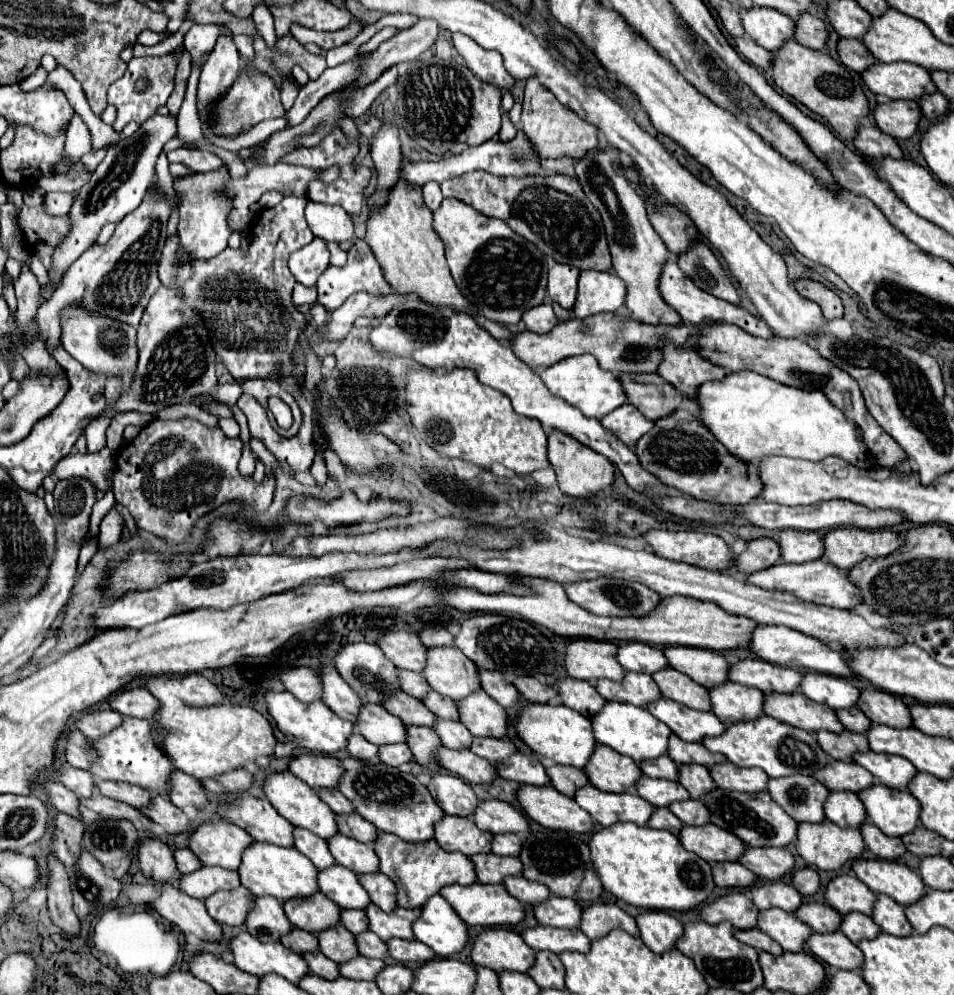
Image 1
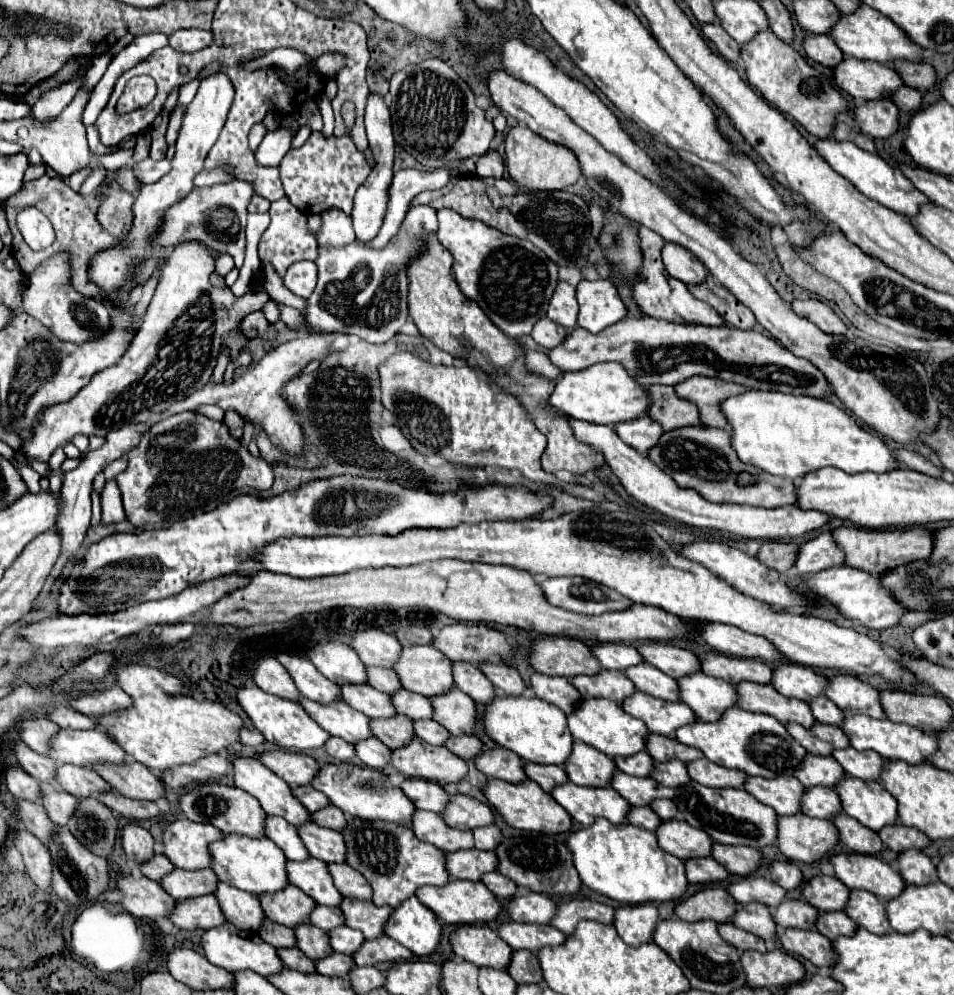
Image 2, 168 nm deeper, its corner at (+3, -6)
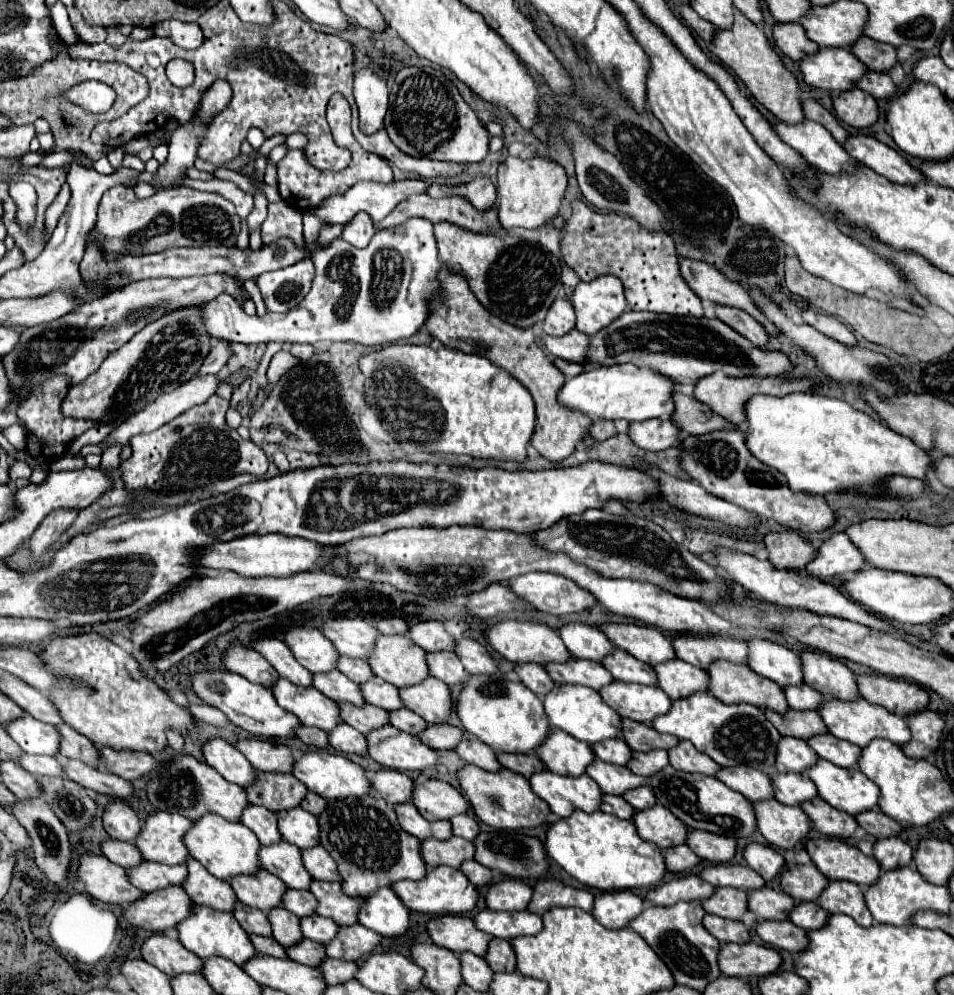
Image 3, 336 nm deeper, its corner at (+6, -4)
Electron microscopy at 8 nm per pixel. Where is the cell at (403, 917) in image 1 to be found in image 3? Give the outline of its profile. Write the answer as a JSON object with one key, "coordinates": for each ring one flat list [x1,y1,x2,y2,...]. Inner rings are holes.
{"coordinates":[[313,880,309,886,311,894,317,898,315,914,335,920,339,926,355,924,355,912,359,912,359,898,343,896,343,890,337,882]]}

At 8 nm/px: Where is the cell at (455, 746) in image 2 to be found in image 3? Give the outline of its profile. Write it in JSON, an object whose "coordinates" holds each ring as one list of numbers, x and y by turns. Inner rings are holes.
{"coordinates":[[447,722,427,724,427,728,423,732,419,732,419,740,433,750,455,748,455,744,459,744,461,738,463,738,463,730,459,730,455,726,449,726]]}

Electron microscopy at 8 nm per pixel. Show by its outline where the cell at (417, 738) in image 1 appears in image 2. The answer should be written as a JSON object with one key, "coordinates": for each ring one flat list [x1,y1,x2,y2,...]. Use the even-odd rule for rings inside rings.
{"coordinates":[[398,714,398,718,372,720,372,730,374,736,392,750,406,746,414,738,414,722,402,714]]}

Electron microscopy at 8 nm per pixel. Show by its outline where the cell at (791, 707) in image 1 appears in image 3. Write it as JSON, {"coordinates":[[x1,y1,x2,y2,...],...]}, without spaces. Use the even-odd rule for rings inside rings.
{"coordinates":[[715,660,707,668,709,692,725,702,747,702,757,708,771,708,775,712,787,712,787,700,783,690,765,676,751,672,747,666,739,666,727,660]]}

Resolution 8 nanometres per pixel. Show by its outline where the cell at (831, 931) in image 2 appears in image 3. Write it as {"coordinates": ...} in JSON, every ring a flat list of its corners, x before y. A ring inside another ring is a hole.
{"coordinates":[[799,902,795,908,789,912,789,922,803,930,817,930,821,928,829,918,829,912,823,912,817,902]]}

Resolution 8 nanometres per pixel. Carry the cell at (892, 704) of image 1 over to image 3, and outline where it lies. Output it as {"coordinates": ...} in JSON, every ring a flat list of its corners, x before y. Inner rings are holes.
{"coordinates":[[805,650,799,654,799,658,803,664,803,682,807,682,817,692,821,692,825,700,859,698,855,674,845,664,815,650]]}

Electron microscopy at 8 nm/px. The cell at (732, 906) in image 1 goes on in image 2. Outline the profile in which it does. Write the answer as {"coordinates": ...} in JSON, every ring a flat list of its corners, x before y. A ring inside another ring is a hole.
{"coordinates":[[706,888,698,894,676,904,676,914,684,922,714,920,718,924,732,922,740,904,734,902,732,894,722,888]]}

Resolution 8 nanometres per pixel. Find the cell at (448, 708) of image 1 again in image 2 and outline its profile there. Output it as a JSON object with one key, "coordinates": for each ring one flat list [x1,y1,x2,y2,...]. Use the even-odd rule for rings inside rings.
{"coordinates":[[400,690,398,694,392,696,392,702,400,714,404,714,412,720,424,720,424,718,434,716,434,708,430,704,430,698,426,698,422,694,414,694,410,690]]}

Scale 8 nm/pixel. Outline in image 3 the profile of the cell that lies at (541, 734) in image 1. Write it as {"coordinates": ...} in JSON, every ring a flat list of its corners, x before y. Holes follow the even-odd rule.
{"coordinates":[[467,674,467,682,455,700,455,712,463,728,495,752,533,752,543,744,549,730,543,702,527,686,521,682,491,678,489,674]]}

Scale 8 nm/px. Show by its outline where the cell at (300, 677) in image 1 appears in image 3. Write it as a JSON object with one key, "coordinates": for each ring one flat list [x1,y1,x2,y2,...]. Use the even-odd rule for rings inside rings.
{"coordinates":[[233,644,225,648,221,660,227,670,241,674,255,684,263,684,269,688,275,680,279,680,279,674,271,668,271,664,267,664,267,660,263,660,263,656,259,656,259,652,255,652,253,648]]}

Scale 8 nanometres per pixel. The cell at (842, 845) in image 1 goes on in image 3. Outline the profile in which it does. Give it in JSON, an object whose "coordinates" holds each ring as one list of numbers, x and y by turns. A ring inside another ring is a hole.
{"coordinates":[[771,798,753,802,753,808,757,818,757,830,771,846,789,850,797,842,805,840,811,828,811,822,799,806,787,806]]}

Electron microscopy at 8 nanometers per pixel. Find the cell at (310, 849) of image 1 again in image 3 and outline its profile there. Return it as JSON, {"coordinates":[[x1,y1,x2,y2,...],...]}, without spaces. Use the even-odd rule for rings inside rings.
{"coordinates":[[247,806,241,814,241,824,245,824,261,844,273,844,275,840,281,840,279,828,275,824,275,814,267,812,267,808,259,806]]}

